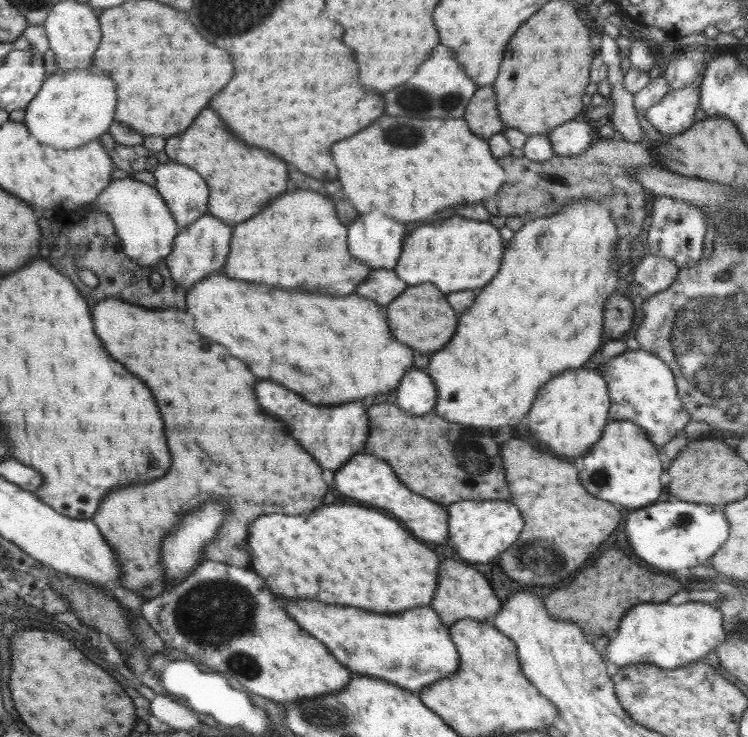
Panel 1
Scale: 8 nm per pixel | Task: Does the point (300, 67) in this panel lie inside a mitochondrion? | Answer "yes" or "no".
no

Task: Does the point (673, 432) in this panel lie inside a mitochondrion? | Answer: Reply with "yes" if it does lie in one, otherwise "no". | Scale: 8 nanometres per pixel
no

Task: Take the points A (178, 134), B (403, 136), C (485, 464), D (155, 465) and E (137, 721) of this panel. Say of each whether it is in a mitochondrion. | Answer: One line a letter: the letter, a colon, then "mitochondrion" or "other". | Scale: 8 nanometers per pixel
A: other
B: mitochondrion
C: mitochondrion
D: mitochondrion
E: other

